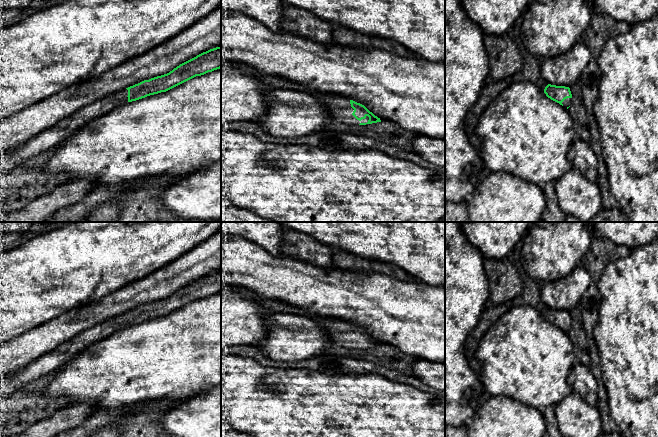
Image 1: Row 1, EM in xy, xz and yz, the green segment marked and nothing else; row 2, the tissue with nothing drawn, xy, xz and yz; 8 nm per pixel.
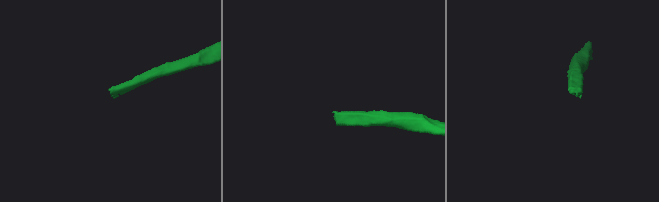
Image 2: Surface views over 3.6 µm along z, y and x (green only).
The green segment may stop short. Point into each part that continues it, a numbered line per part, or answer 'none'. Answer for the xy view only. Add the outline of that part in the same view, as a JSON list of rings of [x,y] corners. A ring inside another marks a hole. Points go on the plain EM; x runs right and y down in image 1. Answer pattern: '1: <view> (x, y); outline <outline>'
1: xy (51, 361); outline [[[127,313],[115,316],[74,336],[14,374],[0,377],[0,399],[5,399],[22,386],[58,370],[68,359],[77,355],[89,345],[105,339],[115,331],[128,326],[127,320]]]

